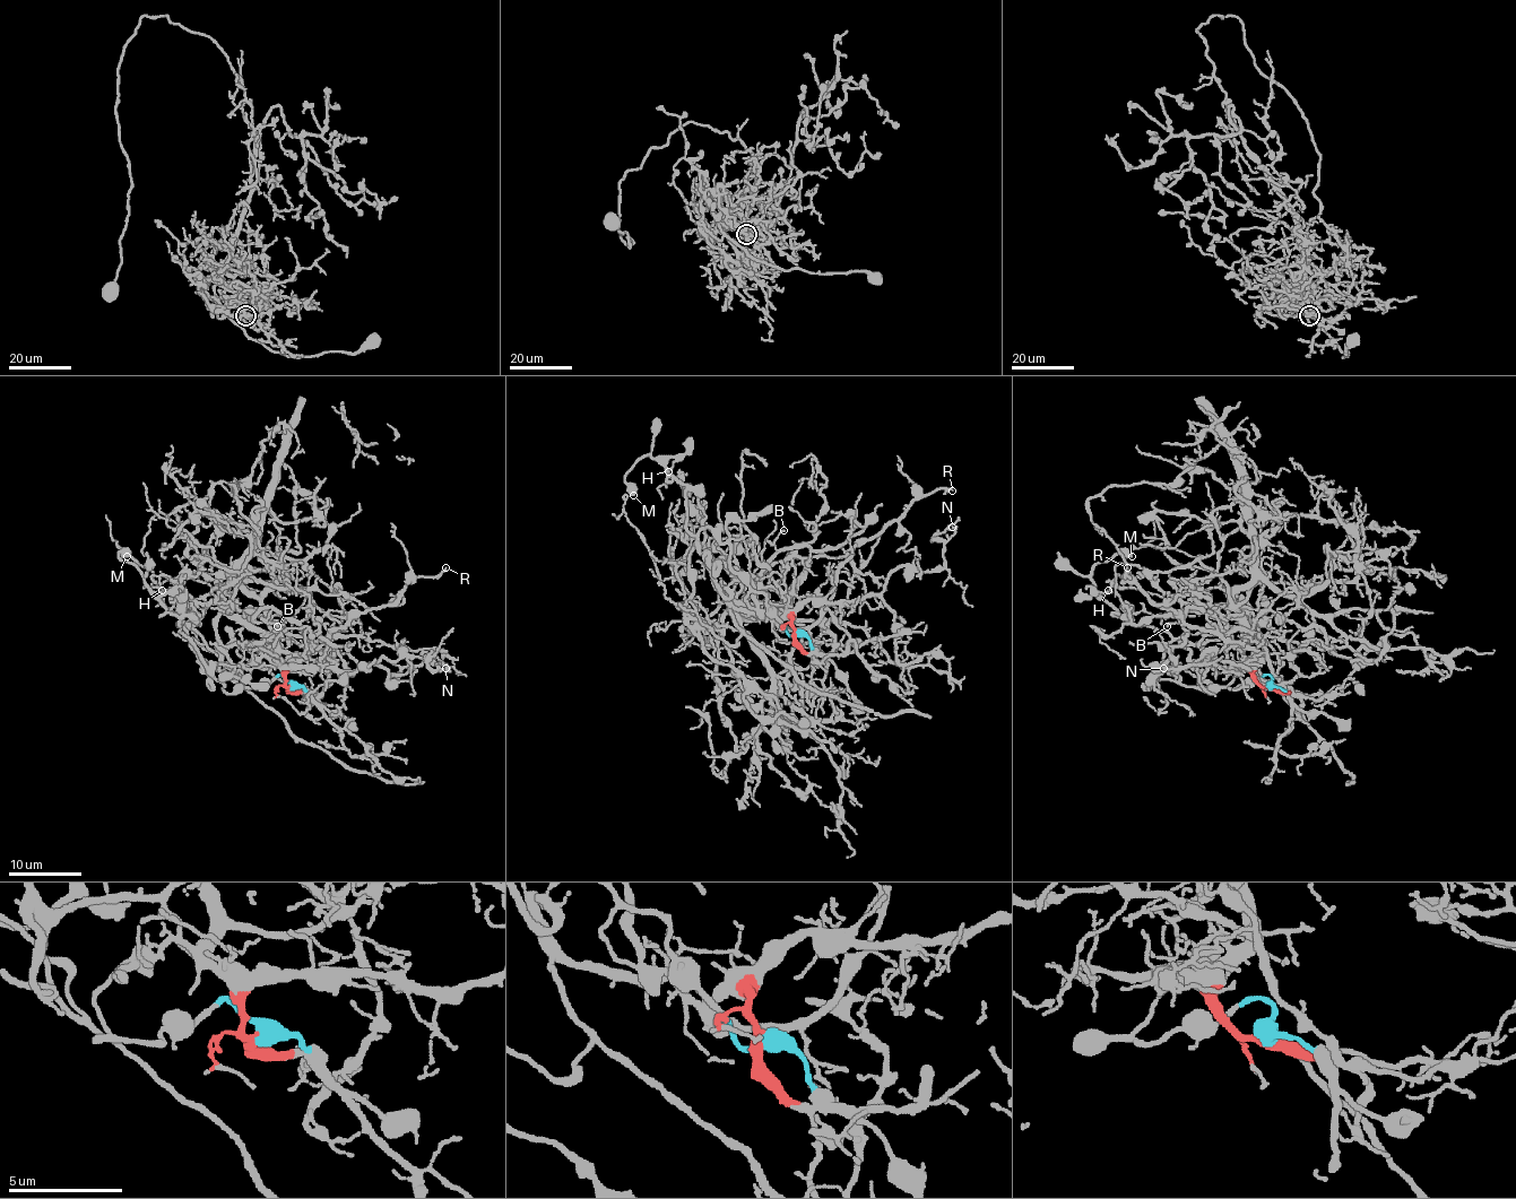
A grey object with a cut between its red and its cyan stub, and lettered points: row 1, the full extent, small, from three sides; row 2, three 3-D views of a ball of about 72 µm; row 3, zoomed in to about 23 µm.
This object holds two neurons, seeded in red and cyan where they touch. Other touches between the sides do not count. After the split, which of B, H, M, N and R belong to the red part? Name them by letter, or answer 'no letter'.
B, N, R

